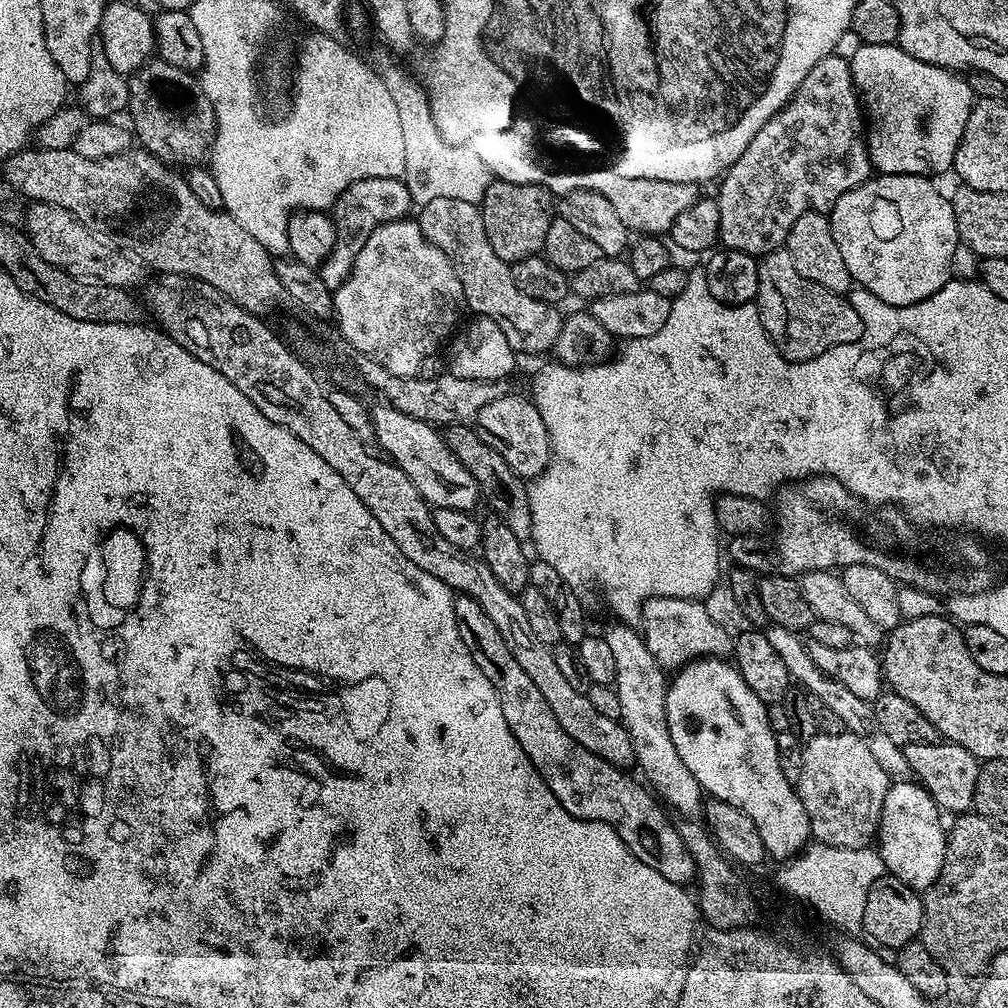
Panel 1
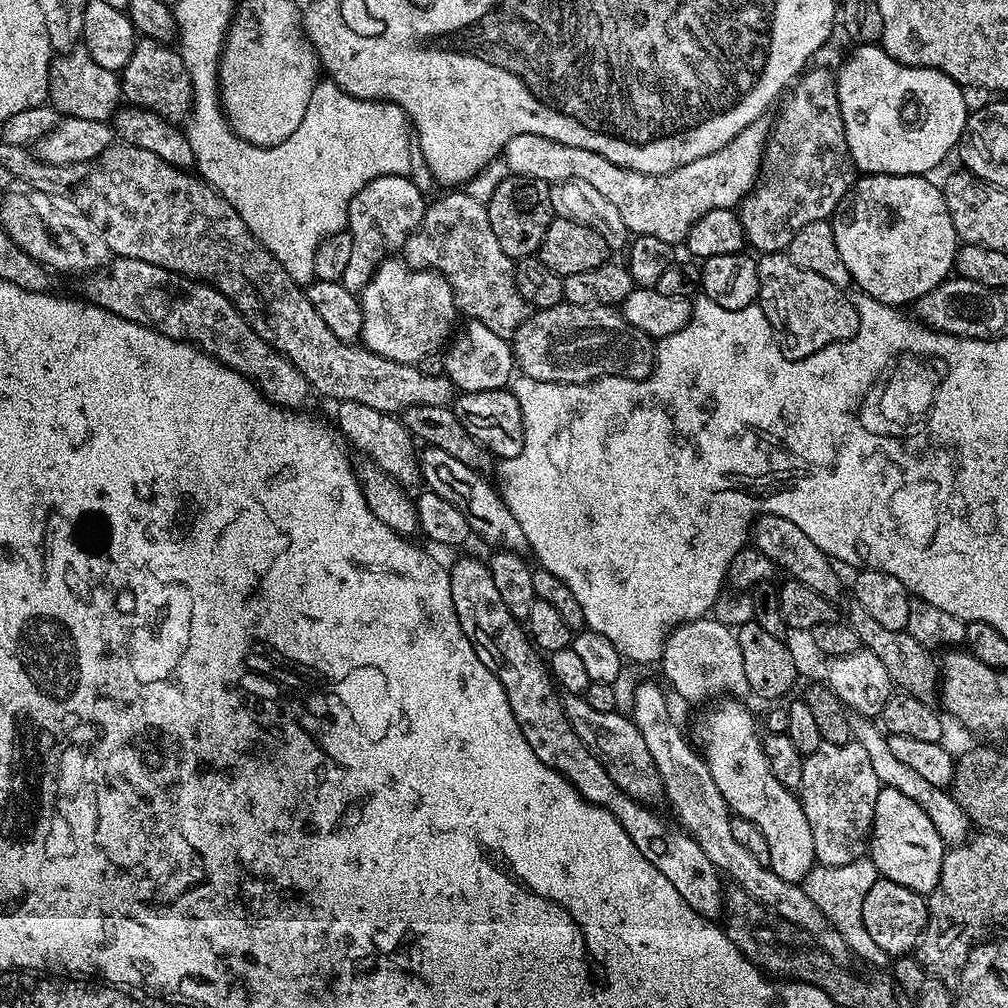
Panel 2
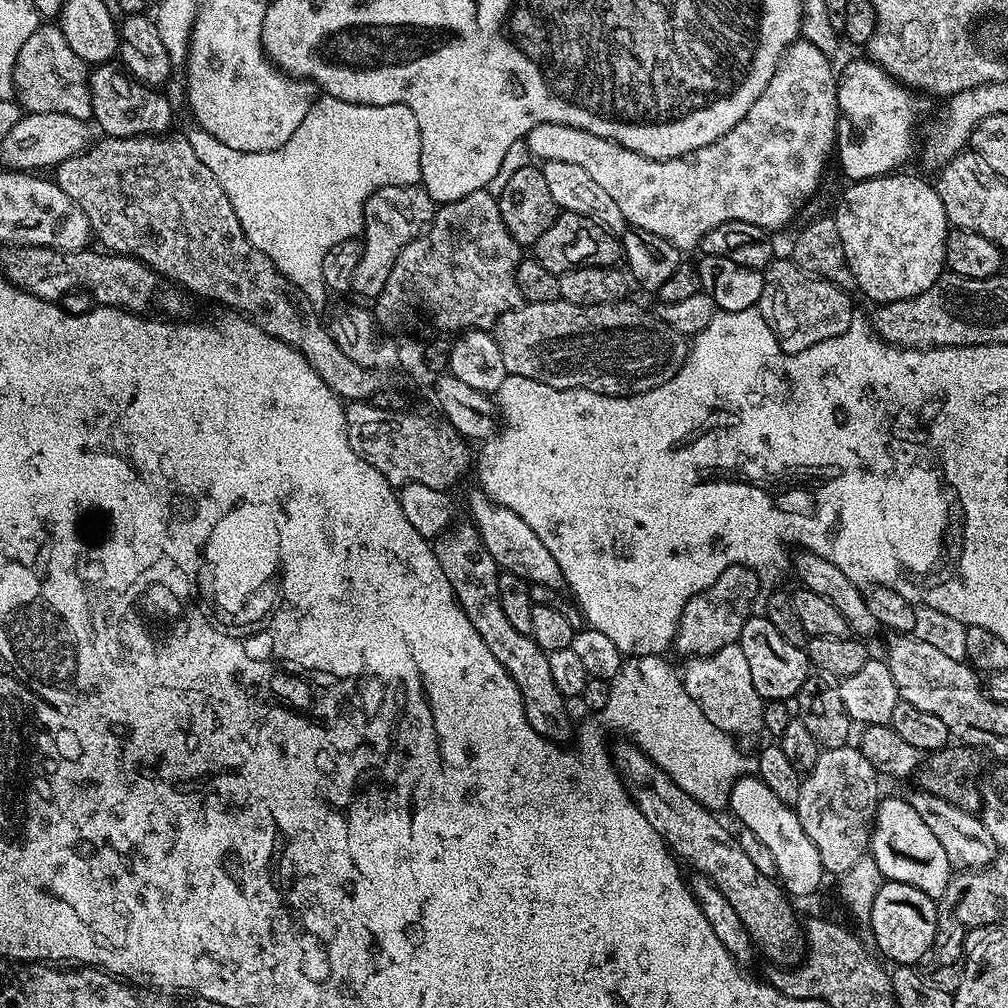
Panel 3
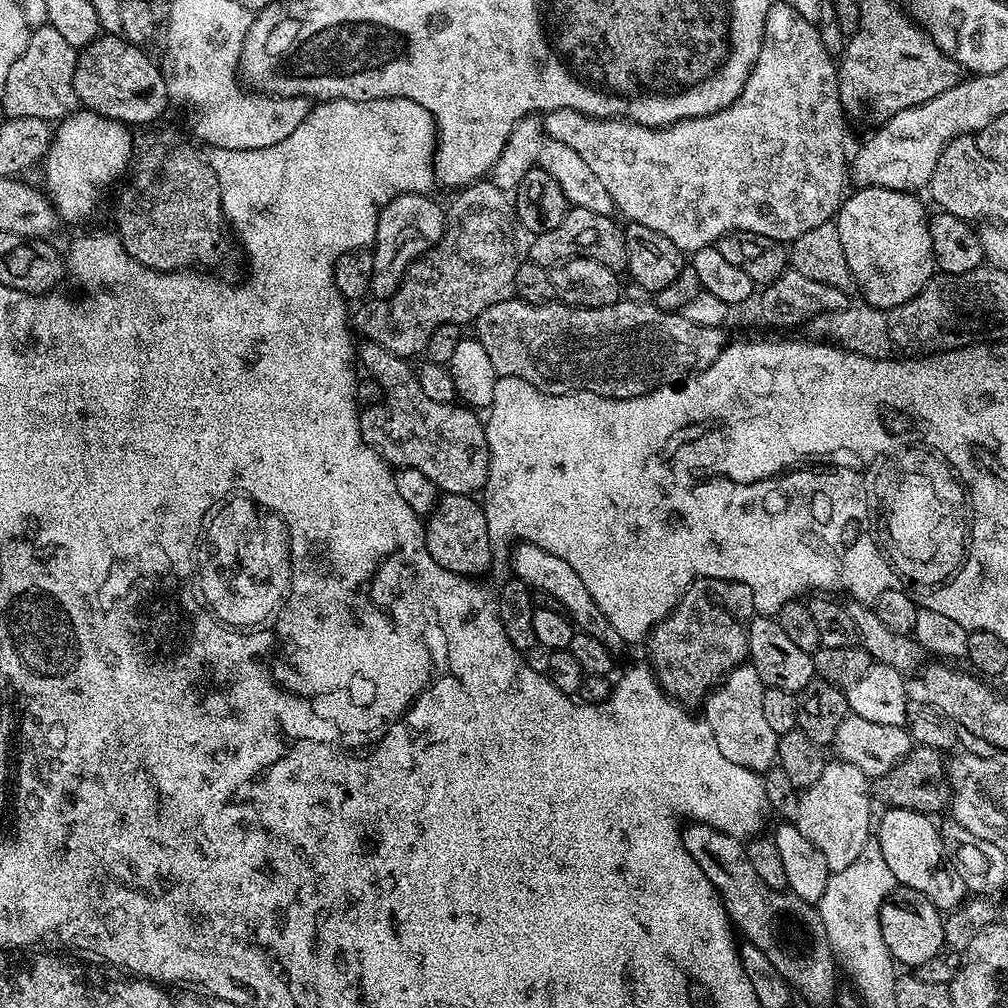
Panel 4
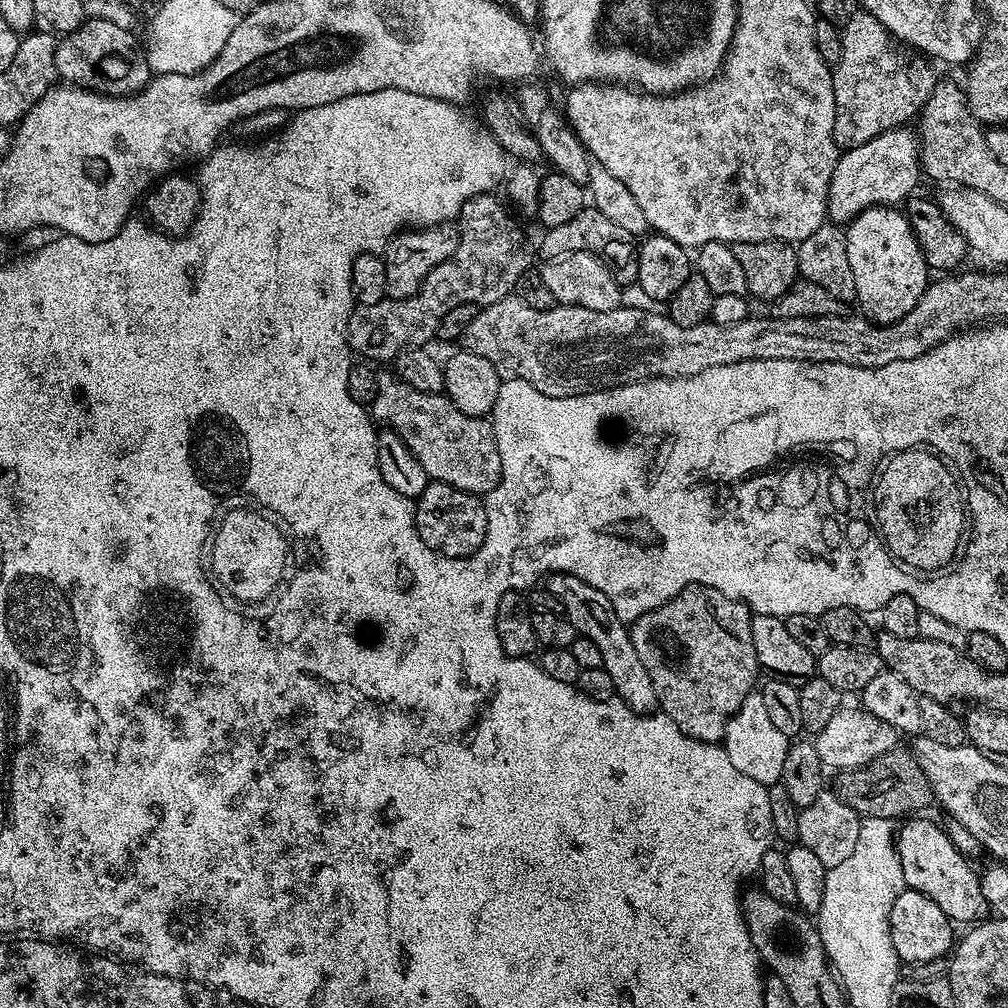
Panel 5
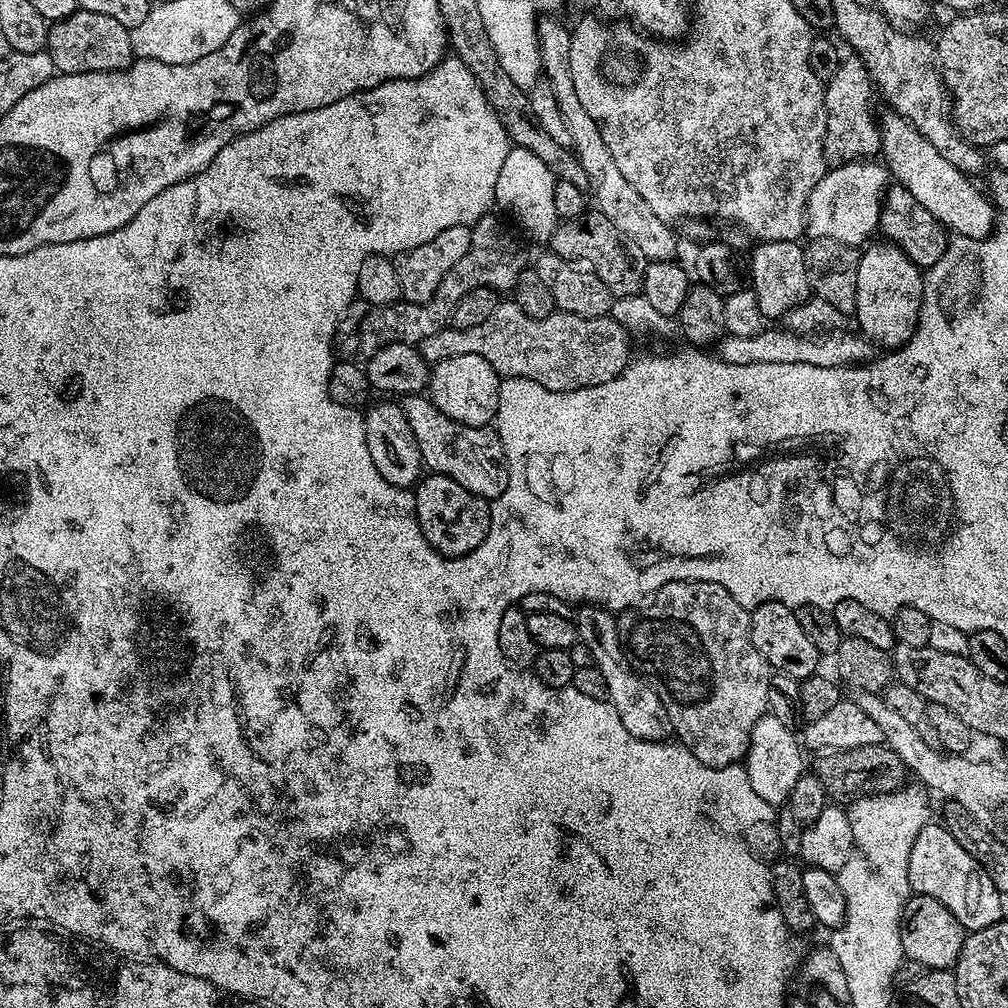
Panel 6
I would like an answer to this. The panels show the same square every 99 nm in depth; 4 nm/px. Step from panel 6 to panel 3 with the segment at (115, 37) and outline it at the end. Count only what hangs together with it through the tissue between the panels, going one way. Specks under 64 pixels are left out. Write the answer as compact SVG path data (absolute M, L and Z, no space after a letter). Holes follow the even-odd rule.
M112 62L95 65L88 85L92 95L92 120L104 136L162 136L171 129L168 127L172 124L172 104L160 93L163 91L132 79L123 67Z

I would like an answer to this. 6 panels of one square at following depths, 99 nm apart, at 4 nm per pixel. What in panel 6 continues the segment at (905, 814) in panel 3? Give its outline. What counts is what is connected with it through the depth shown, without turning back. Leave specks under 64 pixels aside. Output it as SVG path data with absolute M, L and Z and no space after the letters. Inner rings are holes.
M930 822L914 838L908 863L908 877L913 893L917 896L934 898L934 902L942 902L954 918L968 932L977 932L986 926L994 926L1005 919L1005 897L990 882L990 874L966 854L966 849L955 840L954 834L946 831L943 823Z

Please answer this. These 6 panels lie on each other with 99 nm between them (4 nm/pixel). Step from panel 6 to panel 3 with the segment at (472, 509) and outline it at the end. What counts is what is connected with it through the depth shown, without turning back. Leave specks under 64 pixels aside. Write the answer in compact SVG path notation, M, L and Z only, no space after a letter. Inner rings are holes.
M454 522L434 541L434 560L446 574L450 586L454 590L456 600L462 606L466 618L478 630L482 642L490 646L490 654L498 658L498 662L514 678L518 690L522 694L524 713L530 726L538 735L553 744L560 746L572 736L572 720L568 717L566 697L554 686L554 677L550 675L548 653L543 652L526 632L514 630L506 613L502 610L502 602L498 602L498 578L501 571L496 567L494 558L490 558L490 550L486 550L486 542L482 542L482 534L478 534L476 525L471 522Z

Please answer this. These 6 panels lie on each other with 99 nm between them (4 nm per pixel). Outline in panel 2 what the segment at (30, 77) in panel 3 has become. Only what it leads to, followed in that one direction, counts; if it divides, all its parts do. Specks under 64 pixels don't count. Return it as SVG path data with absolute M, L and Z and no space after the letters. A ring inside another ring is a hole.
M77 46L71 52L57 55L53 59L48 75L48 100L64 118L73 116L87 120L111 121L122 100L120 76L106 70L106 66L98 66L98 62L90 58L83 46Z

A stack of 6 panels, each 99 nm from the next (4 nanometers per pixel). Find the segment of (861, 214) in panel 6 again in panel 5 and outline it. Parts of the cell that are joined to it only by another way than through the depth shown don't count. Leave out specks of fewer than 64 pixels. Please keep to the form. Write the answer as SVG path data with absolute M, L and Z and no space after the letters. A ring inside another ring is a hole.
M908 126L891 128L870 138L870 142L862 142L862 146L841 151L834 166L834 178L830 178L829 221L847 225L867 208L903 205L917 191L916 183L922 180L921 146L917 133L910 129Z

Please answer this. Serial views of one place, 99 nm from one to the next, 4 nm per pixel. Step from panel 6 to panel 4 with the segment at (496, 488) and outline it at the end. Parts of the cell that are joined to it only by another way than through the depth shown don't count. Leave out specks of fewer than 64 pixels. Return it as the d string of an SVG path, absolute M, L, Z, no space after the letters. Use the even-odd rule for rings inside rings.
M400 388L400 404L388 408L387 402L388 397L384 395L381 402L367 405L360 412L359 430L363 440L388 464L418 470L445 495L473 495L487 485L489 446L483 421L479 421L471 409L431 400L421 388L416 388L416 392ZM404 396L408 396L408 400L404 400ZM412 396L416 396L416 400L412 400Z

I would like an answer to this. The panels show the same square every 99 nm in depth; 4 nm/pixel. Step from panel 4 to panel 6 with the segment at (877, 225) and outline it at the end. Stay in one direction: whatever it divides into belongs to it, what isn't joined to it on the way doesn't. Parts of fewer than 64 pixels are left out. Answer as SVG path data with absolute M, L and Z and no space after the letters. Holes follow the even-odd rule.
M869 243L866 250L860 252L854 319L860 323L859 331L867 336L873 345L880 347L881 344L884 350L895 350L906 344L908 339L916 333L916 323L920 320L920 303L924 301L924 272L905 252L901 252L897 244L879 243Z

